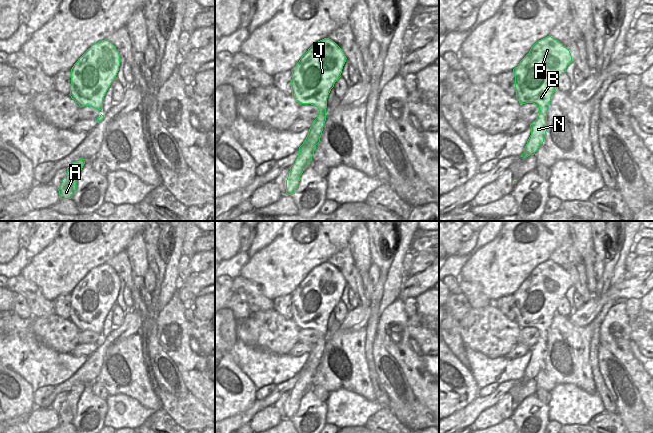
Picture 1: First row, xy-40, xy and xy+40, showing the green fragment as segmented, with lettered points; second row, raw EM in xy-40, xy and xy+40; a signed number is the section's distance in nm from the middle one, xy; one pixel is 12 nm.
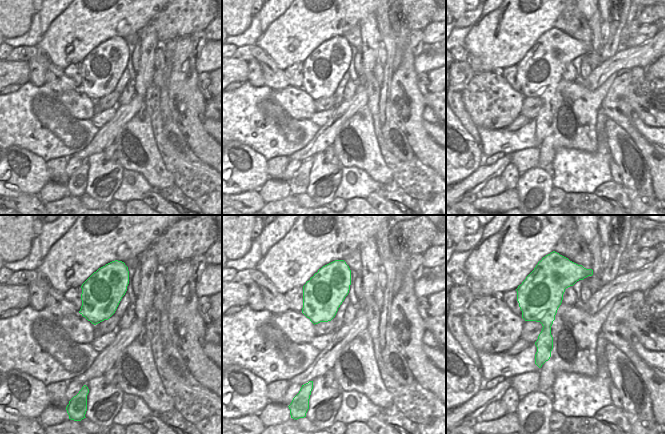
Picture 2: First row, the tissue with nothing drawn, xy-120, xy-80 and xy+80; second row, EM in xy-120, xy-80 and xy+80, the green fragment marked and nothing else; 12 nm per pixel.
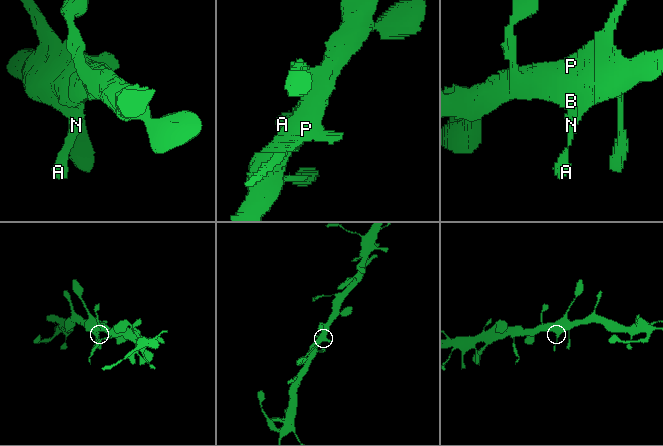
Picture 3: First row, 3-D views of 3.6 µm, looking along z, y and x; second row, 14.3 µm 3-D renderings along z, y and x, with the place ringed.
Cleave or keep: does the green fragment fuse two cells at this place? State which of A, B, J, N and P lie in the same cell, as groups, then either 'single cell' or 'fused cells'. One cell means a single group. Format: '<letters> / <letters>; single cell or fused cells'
A B J N P; single cell

